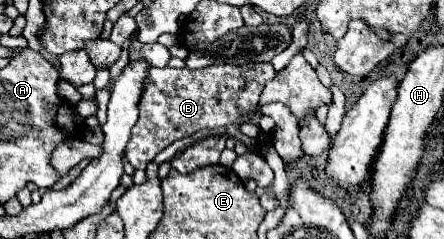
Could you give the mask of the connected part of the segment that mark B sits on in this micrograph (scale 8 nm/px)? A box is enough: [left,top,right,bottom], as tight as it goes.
[125,63,275,169]

